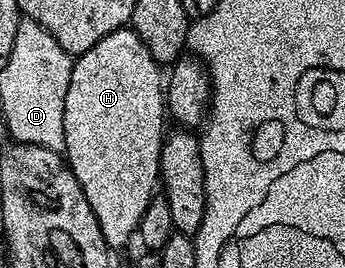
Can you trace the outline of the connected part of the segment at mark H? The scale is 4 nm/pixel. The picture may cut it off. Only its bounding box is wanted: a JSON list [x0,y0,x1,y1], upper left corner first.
[63,28,166,252]

